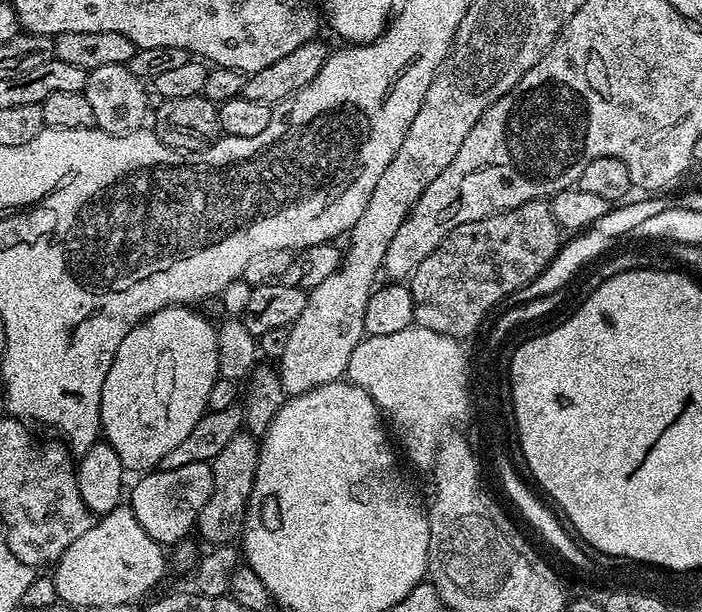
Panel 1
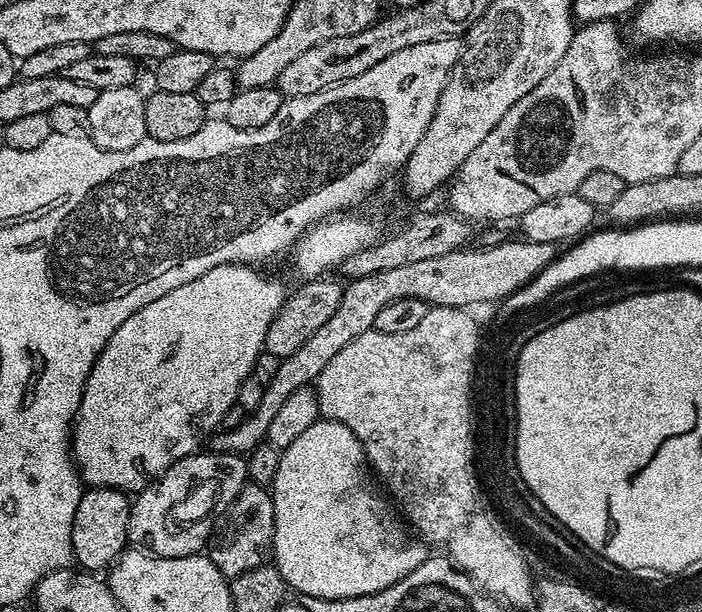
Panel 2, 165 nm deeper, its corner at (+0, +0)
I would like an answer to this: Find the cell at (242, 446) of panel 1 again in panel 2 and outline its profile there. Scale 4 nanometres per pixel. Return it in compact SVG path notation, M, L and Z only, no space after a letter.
M249 482L212 529L212 537L206 545L206 554L212 559L214 566L222 570L224 576L231 578L269 563L273 542L274 502L271 491Z

